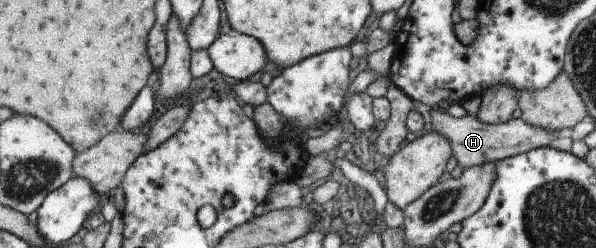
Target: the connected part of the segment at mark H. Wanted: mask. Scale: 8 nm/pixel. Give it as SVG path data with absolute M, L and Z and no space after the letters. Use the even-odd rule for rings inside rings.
M432 106L429 111L431 130L442 134L449 141L452 154L459 168L482 165L484 162L497 162L536 148L544 148L554 139L558 139L570 131L549 130L548 128L533 126L527 124L521 117L511 117L504 123L485 124L472 117L472 113L462 118L453 118L447 113L439 113L433 108L436 107Z

